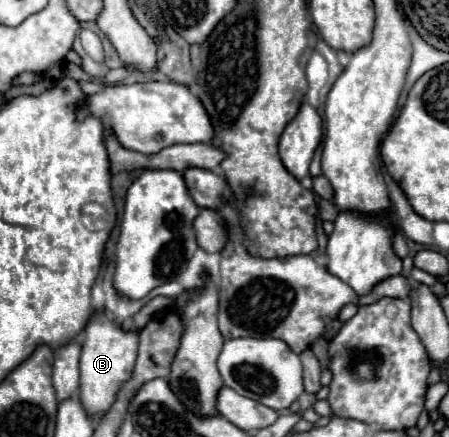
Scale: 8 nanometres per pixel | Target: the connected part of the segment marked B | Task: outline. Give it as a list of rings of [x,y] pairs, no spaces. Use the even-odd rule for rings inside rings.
[[[103,312],[93,314],[85,330],[87,330],[87,336],[81,350],[79,402],[93,420],[99,420],[113,406],[117,392],[133,374],[139,336],[137,332],[123,332],[123,328],[117,326],[113,320],[109,320]]]

